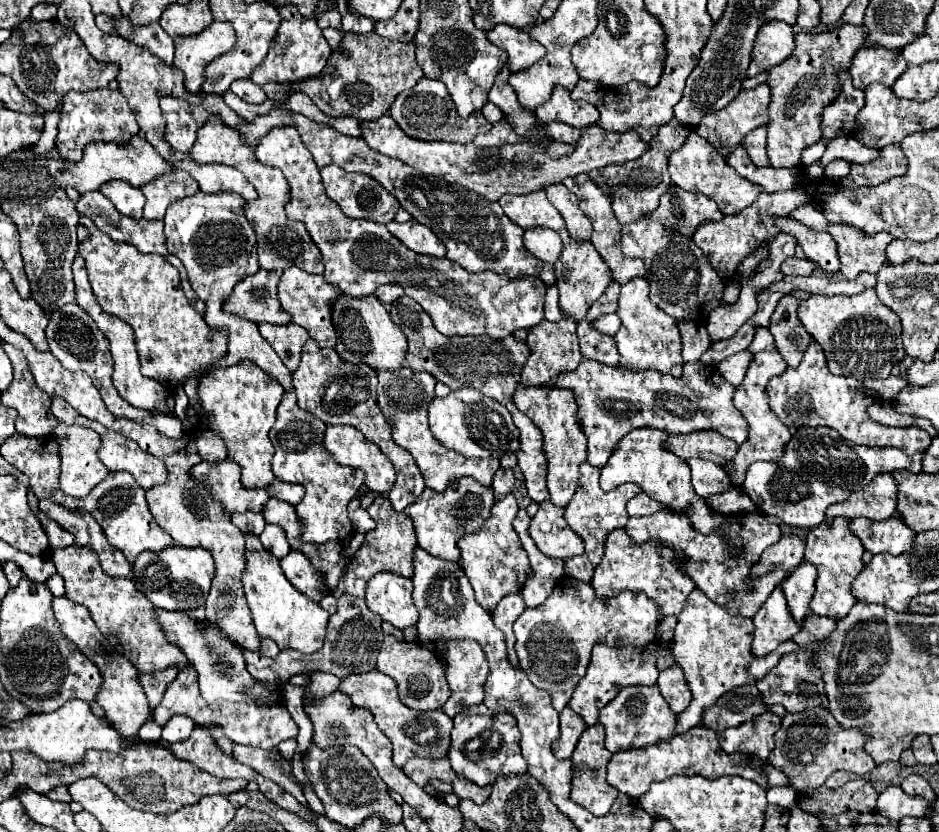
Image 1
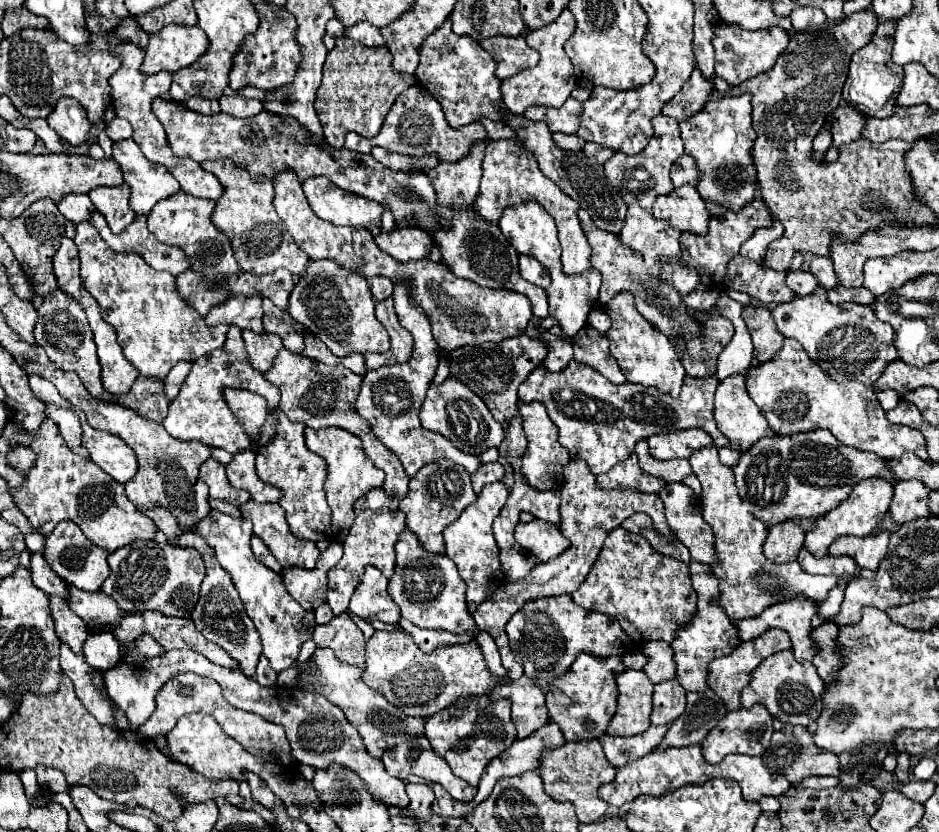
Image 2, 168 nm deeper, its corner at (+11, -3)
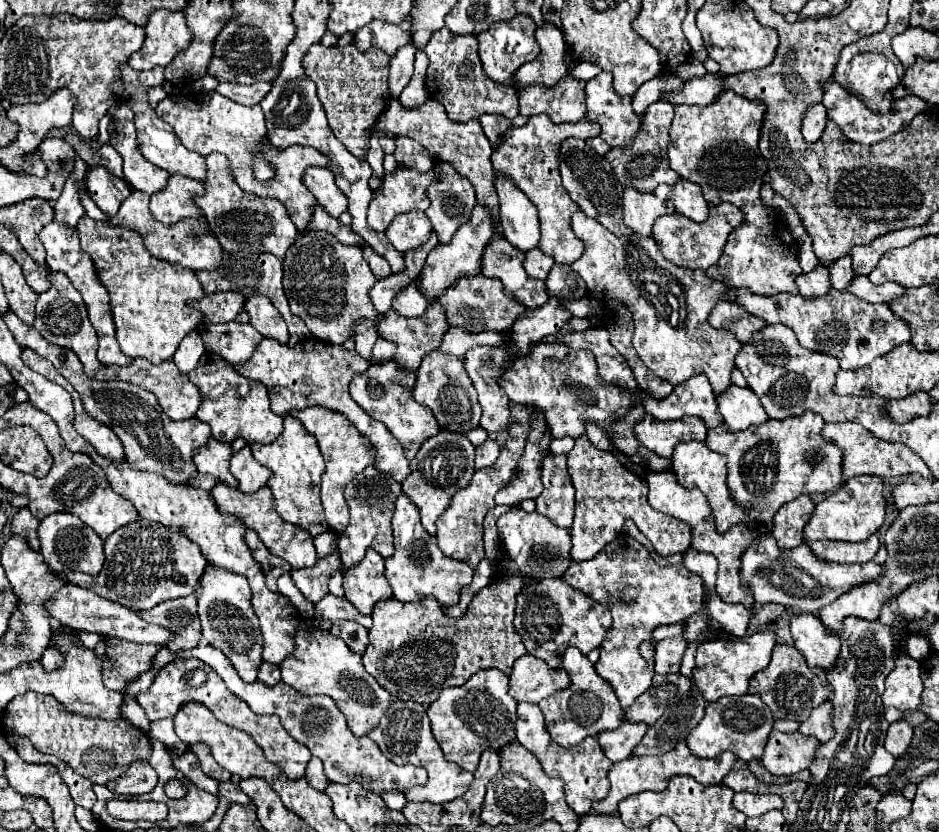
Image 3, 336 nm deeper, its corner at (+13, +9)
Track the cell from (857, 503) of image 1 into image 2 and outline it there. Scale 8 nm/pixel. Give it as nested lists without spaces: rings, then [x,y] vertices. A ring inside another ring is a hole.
[[[883,477],[863,479],[861,483],[857,483],[857,487],[849,495],[849,499],[845,499],[845,503],[841,503],[833,511],[829,511],[829,515],[821,515],[811,525],[811,529],[805,535],[805,549],[815,557],[823,557],[823,555],[827,555],[829,545],[841,535],[853,535],[853,537],[871,535],[883,521],[885,513],[889,511],[891,499],[893,499],[893,483],[891,481],[887,481]]]

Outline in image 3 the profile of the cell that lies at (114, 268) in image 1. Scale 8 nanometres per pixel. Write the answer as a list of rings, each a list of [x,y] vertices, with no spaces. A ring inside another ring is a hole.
[[[83,215],[77,223],[81,249],[95,263],[95,271],[111,297],[111,313],[117,327],[117,341],[125,355],[143,357],[149,363],[163,363],[173,357],[185,335],[203,325],[203,316],[189,301],[205,293],[191,269],[155,259],[143,245],[139,233],[123,227],[111,227]]]

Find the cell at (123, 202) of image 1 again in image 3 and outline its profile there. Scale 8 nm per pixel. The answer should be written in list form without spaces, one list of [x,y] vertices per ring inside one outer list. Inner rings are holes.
[[[103,165],[91,169],[87,177],[87,187],[89,187],[91,199],[109,217],[115,217],[115,211],[119,211],[119,205],[123,203],[123,199],[127,199],[127,195],[131,193],[129,185],[121,177],[105,169]]]

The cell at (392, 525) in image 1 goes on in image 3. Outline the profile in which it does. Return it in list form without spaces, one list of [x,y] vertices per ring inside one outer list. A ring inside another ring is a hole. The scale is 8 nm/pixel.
[[[367,467],[363,473],[359,473],[349,487],[345,489],[345,501],[351,511],[351,519],[347,529],[339,535],[339,551],[341,551],[341,573],[347,571],[347,567],[355,567],[359,559],[363,559],[365,549],[373,547],[381,557],[393,555],[393,531],[391,531],[391,517],[395,499],[401,495],[401,485],[395,483],[389,475],[377,471],[375,467]]]

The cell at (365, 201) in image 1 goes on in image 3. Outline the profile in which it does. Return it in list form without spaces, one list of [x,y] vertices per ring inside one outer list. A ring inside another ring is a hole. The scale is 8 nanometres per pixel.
[[[307,167],[303,183],[331,217],[339,217],[343,211],[347,211],[347,197],[339,191],[335,177],[325,167]]]

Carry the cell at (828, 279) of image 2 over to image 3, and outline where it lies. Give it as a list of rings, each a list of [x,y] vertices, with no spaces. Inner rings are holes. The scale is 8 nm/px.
[[[843,257],[843,259],[837,259],[835,263],[831,263],[831,267],[829,267],[831,287],[845,291],[845,287],[851,283],[853,277],[855,277],[855,273],[851,269],[851,257]]]

